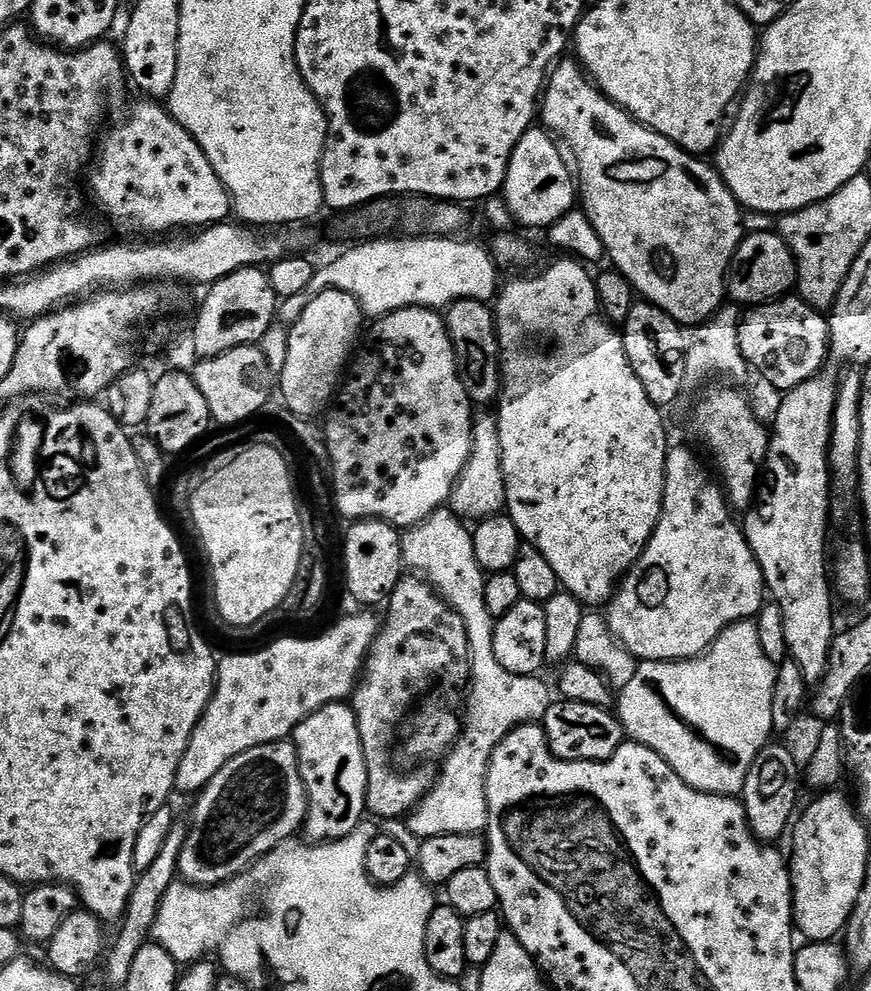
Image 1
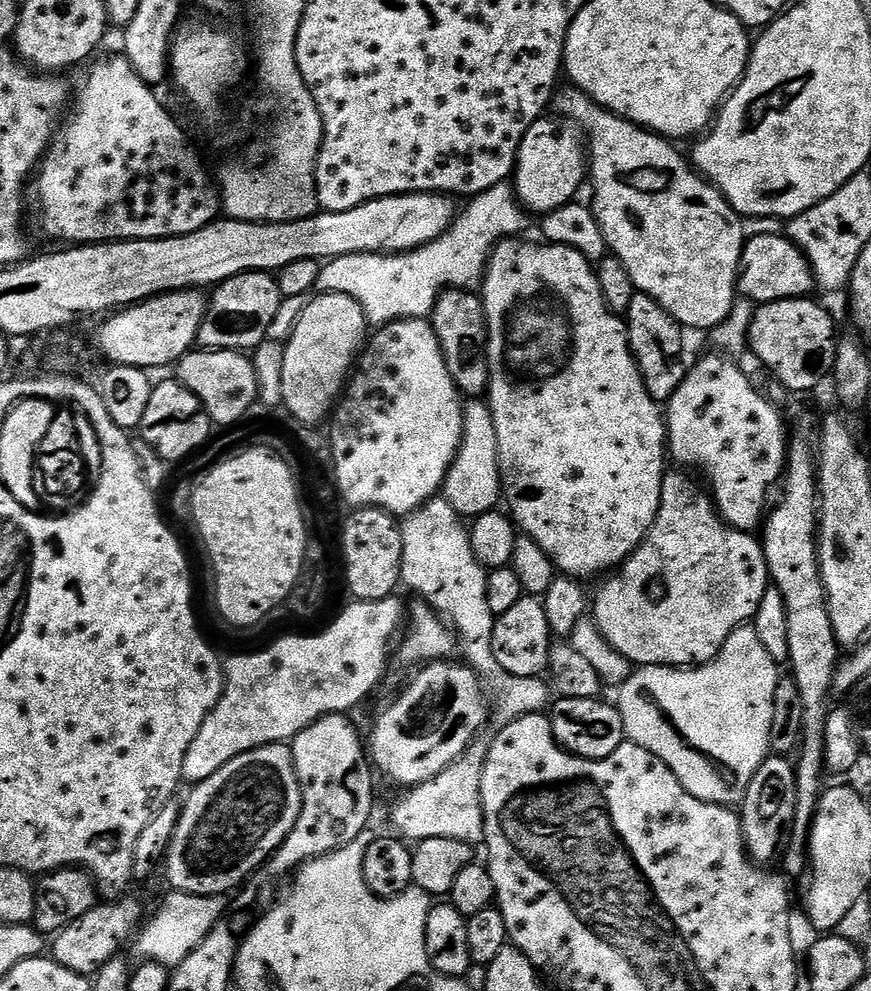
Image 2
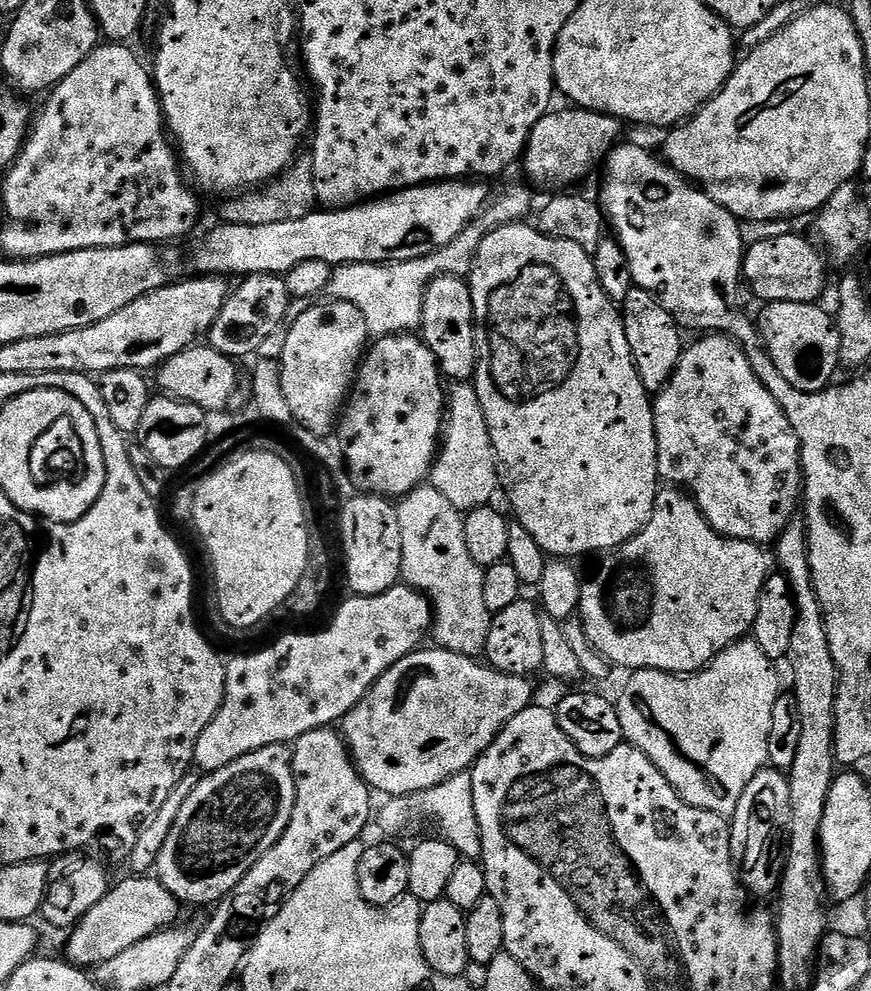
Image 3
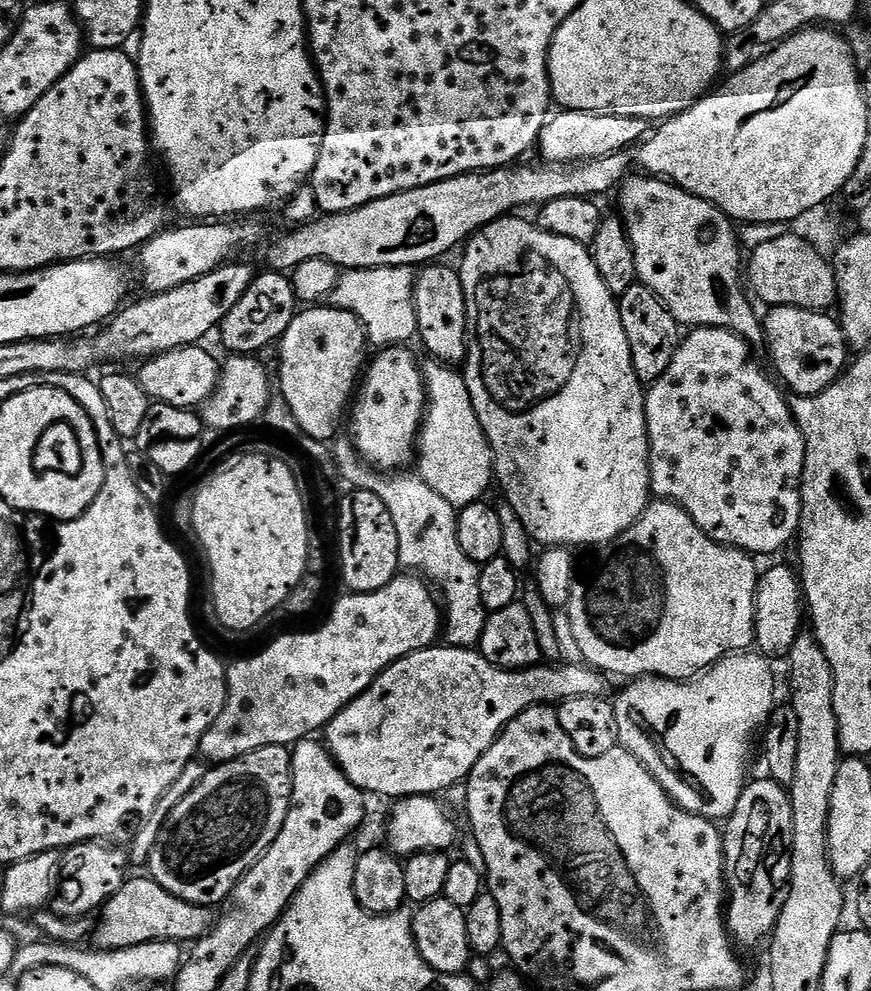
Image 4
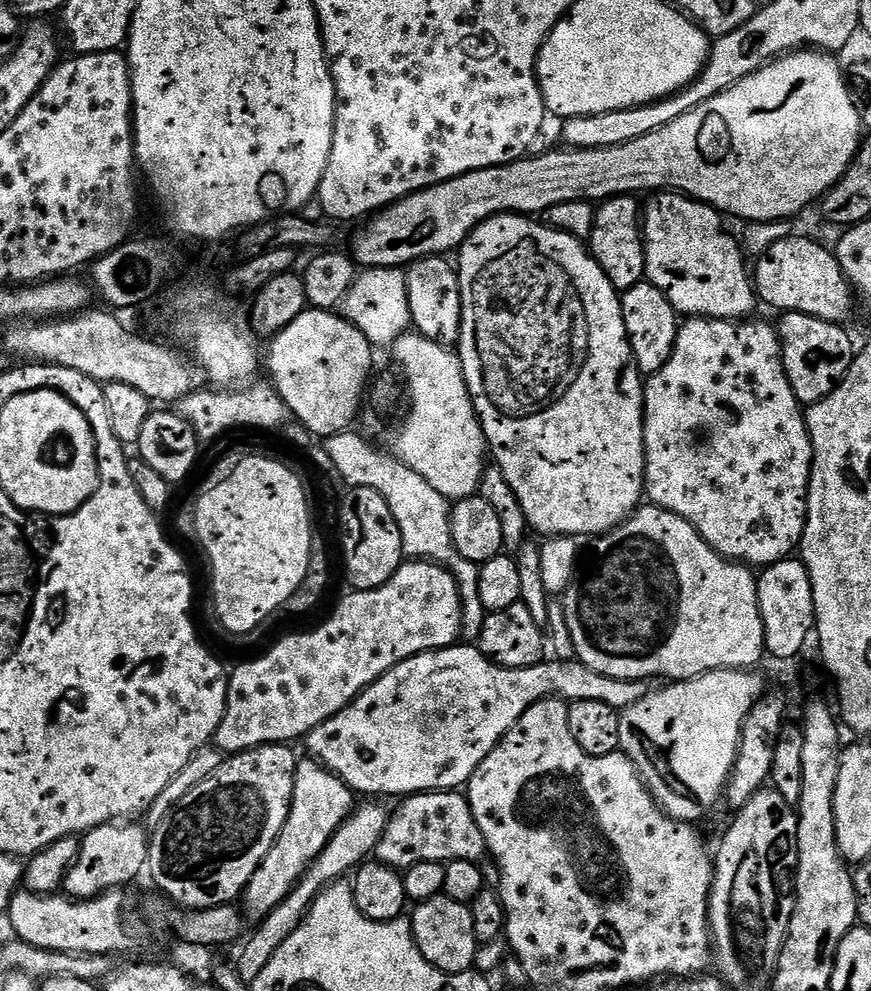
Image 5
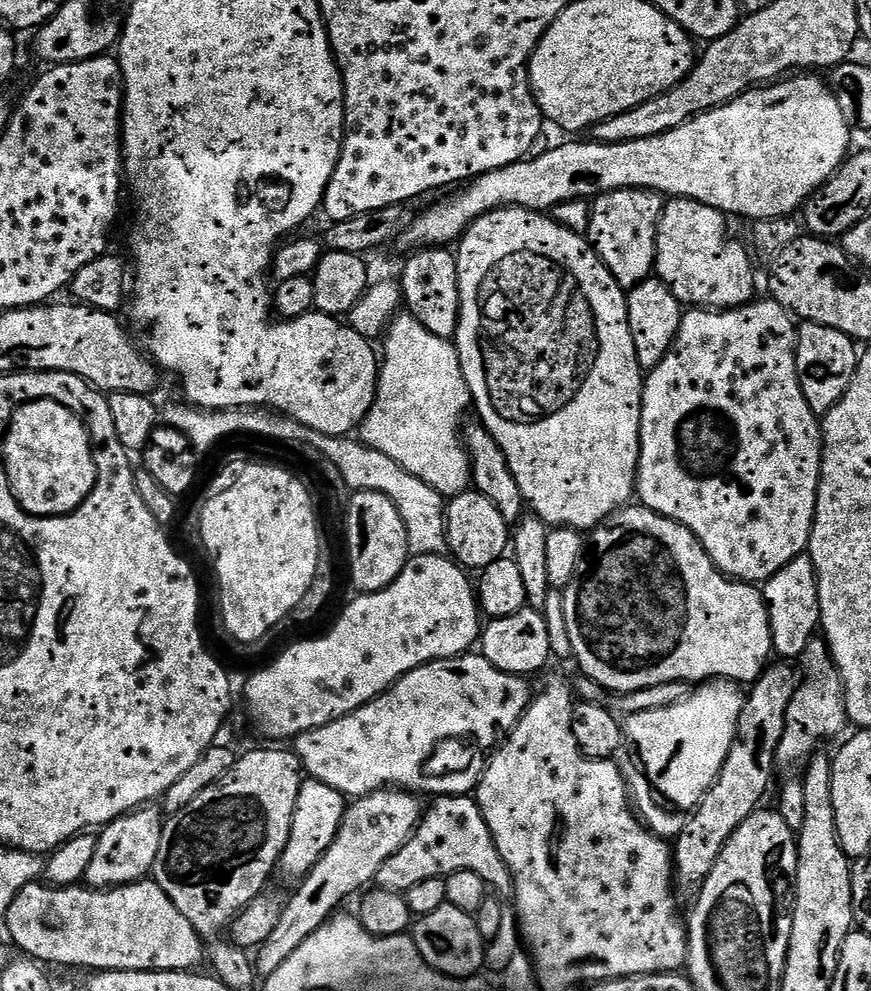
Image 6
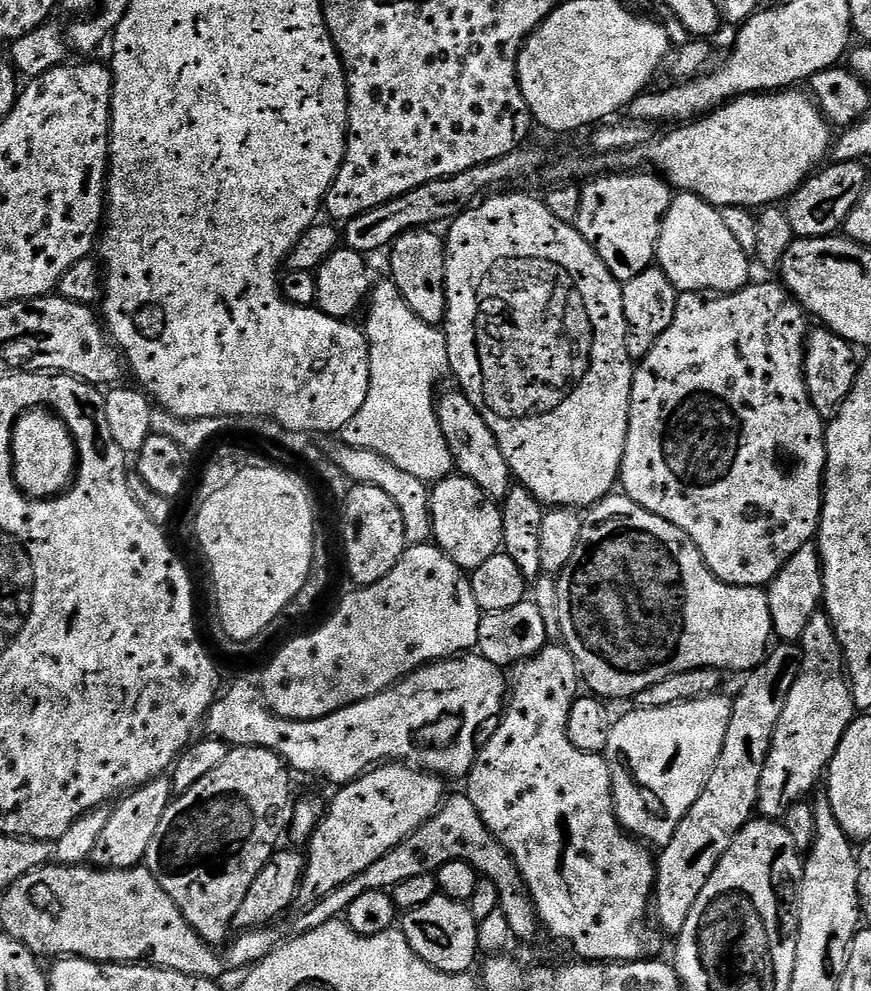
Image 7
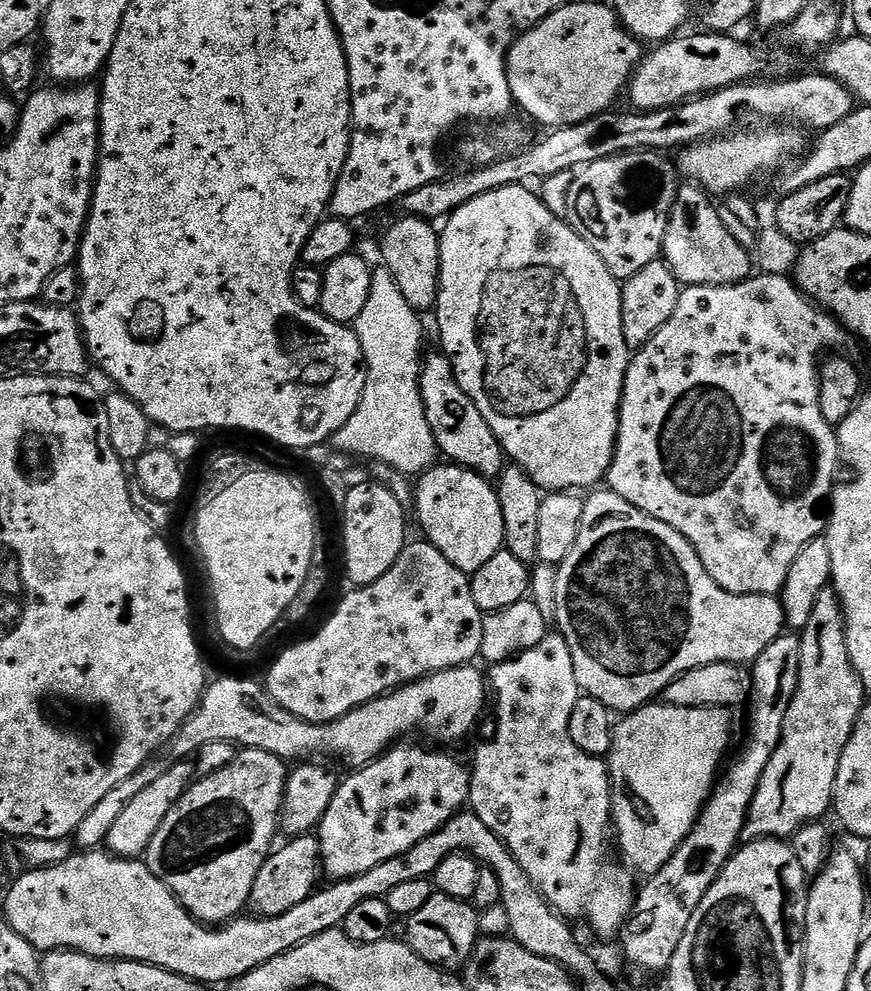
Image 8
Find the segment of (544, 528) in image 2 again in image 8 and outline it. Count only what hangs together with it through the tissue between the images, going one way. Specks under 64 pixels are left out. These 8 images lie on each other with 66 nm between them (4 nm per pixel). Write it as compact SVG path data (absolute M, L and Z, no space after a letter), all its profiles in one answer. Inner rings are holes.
M523 183L514 186L506 186L502 190L490 190L490 194L482 194L478 198L474 198L470 202L466 202L462 206L458 206L458 210L454 210L451 216L443 221L442 227L439 229L440 234L440 293L436 299L436 307L434 315L436 315L436 324L440 327L440 344L443 355L447 356L452 362L452 369L456 375L458 386L462 386L462 390L466 390L466 394L470 394L470 398L474 402L474 406L478 406L478 410L482 414L482 418L486 418L486 422L490 426L490 430L494 430L494 434L498 438L498 442L502 446L505 457L511 463L517 464L522 470L526 470L526 474L530 474L530 478L545 493L550 492L570 492L573 490L584 490L580 488L588 488L592 490L597 487L596 484L605 479L608 475L608 467L612 465L612 459L616 453L616 435L618 434L618 426L620 425L620 400L624 397L624 379L628 373L628 361L630 359L630 350L626 346L626 338L622 334L622 298L620 290L621 281L616 280L610 270L606 270L606 262L602 262L602 258L598 258L598 254L594 254L594 250L589 244L580 237L579 231L567 219L550 214L550 210L546 210L546 206L540 201L539 195L535 191L532 192L531 187L525 186Z

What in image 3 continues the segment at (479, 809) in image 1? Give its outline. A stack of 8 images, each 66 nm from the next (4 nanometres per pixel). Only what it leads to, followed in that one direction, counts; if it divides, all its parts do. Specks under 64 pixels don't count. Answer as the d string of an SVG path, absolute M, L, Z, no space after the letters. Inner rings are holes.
M421 486L408 493L396 504L398 527L402 529L402 570L400 580L409 588L415 588L421 596L425 596L432 606L434 617L435 647L445 648L447 652L463 656L479 657L486 646L486 638L490 634L490 622L494 613L486 610L486 602L482 598L482 582L484 569L474 558L470 558L470 549L466 546L464 533L464 516L457 508L450 506L449 500L438 494L431 486ZM460 772L456 776L451 776L450 778L446 778L446 782L438 782L438 786L430 786L430 790L422 790L421 792L412 792L408 796L393 796L391 798L385 799L383 801L385 804L381 806L379 805L378 811L374 816L374 824L377 824L378 827L381 828L382 831L385 832L385 837L388 838L396 838L396 835L399 832L420 832L423 828L433 828L435 835L439 837L441 840L445 840L450 846L454 846L454 850L459 852L461 857L465 860L474 860L479 861L482 857L482 834L480 833L480 827L478 826L478 814L474 814L474 782L472 781L471 775L468 772Z

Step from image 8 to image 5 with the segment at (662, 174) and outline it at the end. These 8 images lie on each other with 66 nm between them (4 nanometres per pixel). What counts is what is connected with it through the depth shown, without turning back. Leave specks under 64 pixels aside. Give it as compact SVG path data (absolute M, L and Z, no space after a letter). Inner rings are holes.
M635 195L613 196L596 208L594 230L590 237L592 256L602 266L606 278L617 292L624 293L645 279L646 254L644 253L644 233L642 231L642 204Z

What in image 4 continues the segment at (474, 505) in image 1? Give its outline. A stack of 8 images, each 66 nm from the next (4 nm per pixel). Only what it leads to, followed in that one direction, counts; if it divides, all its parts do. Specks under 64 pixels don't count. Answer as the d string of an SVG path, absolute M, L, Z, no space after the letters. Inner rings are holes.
M428 362L422 371L428 403L418 437L418 475L430 490L442 494L457 510L481 503L487 497L484 495L488 487L494 484L494 461L492 444L482 430L482 422L478 422L470 390L455 367Z

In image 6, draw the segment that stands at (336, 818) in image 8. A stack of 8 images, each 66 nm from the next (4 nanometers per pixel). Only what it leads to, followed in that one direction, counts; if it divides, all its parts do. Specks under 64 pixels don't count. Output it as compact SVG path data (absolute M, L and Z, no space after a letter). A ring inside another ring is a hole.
M385 786L355 797L345 807L336 837L316 865L297 883L300 885L296 893L285 899L278 922L255 953L254 967L257 973L267 974L273 968L282 966L282 962L339 909L336 907L343 902L344 896L350 895L355 888L363 889L370 882L367 880L373 881L377 877L386 858L399 850L420 822L422 804L420 808L415 798L411 791Z

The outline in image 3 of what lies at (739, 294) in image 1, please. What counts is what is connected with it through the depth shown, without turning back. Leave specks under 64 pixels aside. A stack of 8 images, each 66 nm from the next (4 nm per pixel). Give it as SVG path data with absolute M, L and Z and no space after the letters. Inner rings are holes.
M768 236L765 240L754 241L753 244L751 241L744 253L743 283L758 298L770 304L774 302L815 304L824 292L825 257L821 249L817 248L804 236Z

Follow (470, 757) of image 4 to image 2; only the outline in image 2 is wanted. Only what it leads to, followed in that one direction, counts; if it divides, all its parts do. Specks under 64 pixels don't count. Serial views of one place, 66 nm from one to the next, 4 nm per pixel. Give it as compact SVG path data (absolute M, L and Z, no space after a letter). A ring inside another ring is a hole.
M433 662L425 664L420 672L380 713L372 724L372 733L366 736L366 752L375 771L389 776L396 784L415 786L442 774L477 739L476 736L490 720L490 700L479 676L463 663Z

